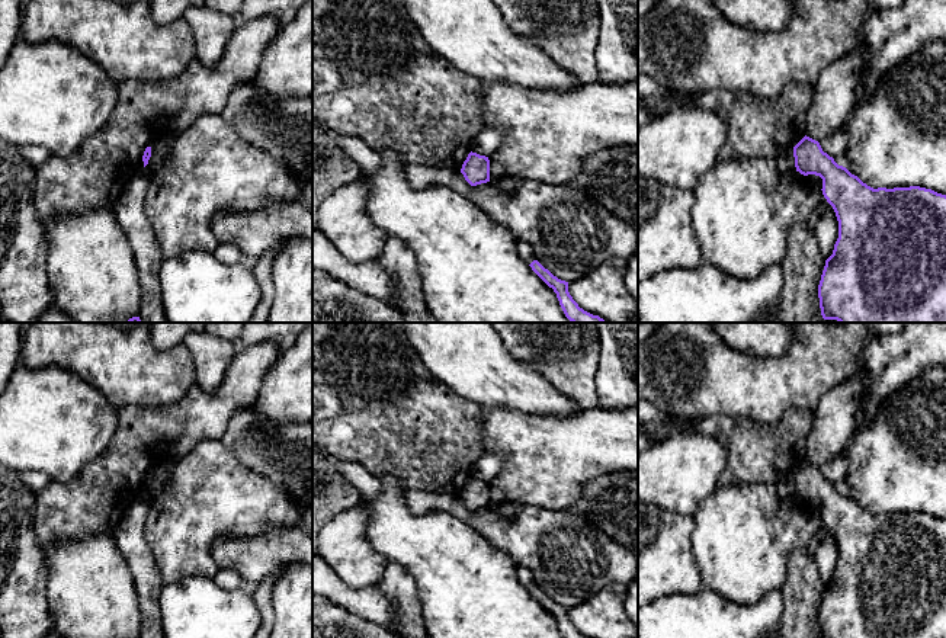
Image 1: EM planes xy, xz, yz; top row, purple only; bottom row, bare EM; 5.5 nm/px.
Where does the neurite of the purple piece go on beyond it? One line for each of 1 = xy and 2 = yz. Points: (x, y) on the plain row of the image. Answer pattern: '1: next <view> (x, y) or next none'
1: next none
2: next none

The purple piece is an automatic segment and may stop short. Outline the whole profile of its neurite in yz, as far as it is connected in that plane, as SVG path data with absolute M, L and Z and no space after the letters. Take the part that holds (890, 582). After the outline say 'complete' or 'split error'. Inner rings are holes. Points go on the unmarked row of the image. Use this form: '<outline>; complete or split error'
M806 461L793 472L793 482L796 497L804 501L815 500L822 504L822 520L833 532L838 546L838 564L834 570L833 580L825 586L818 610L821 638L946 638L946 520L920 512L873 514L852 500L846 493L838 491L833 482L822 477L818 467Z; complete

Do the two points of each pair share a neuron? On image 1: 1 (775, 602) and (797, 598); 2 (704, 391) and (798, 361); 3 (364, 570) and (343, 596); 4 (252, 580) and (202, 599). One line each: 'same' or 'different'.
1: different
2: same
3: different
4: different

